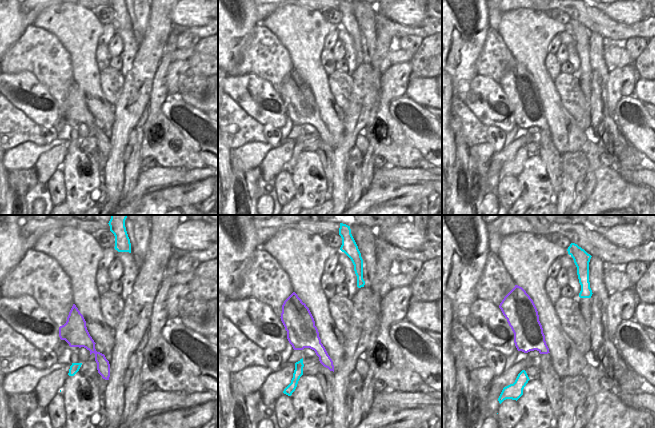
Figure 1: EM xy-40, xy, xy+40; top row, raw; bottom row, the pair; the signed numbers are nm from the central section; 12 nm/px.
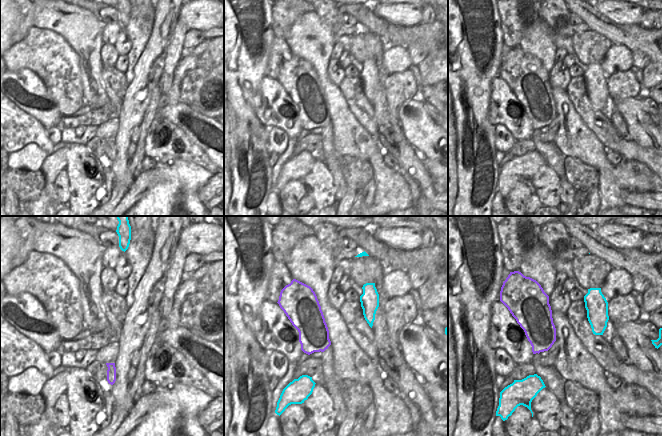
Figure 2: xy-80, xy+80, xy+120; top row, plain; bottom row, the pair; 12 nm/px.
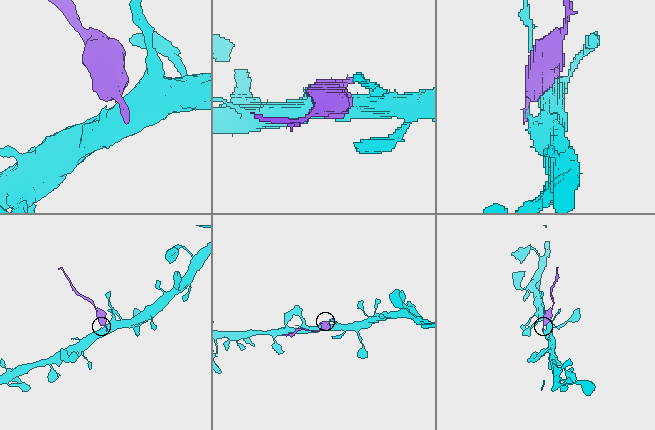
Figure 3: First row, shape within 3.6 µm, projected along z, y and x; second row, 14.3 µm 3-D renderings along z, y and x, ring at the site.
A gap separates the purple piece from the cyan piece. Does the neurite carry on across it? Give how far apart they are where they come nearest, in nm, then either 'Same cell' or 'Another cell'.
Distance 110 nm. Same cell

